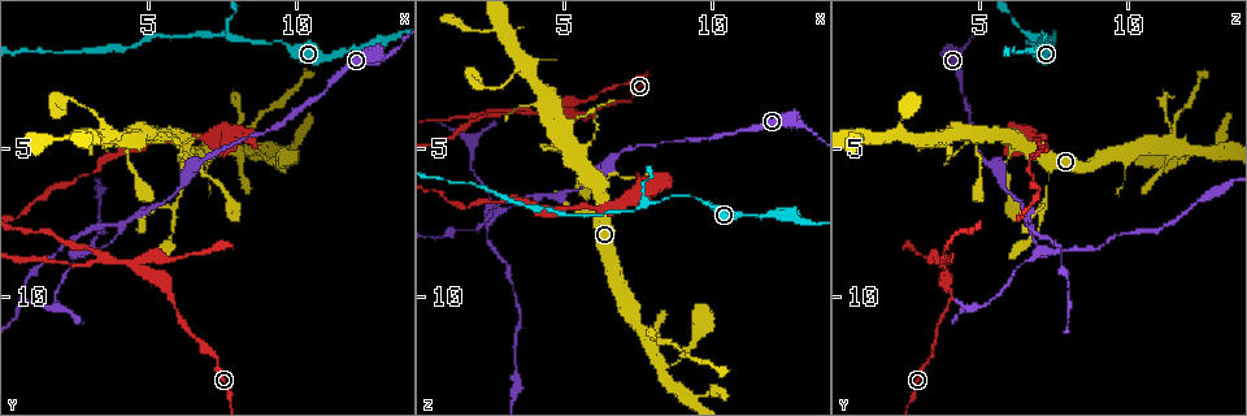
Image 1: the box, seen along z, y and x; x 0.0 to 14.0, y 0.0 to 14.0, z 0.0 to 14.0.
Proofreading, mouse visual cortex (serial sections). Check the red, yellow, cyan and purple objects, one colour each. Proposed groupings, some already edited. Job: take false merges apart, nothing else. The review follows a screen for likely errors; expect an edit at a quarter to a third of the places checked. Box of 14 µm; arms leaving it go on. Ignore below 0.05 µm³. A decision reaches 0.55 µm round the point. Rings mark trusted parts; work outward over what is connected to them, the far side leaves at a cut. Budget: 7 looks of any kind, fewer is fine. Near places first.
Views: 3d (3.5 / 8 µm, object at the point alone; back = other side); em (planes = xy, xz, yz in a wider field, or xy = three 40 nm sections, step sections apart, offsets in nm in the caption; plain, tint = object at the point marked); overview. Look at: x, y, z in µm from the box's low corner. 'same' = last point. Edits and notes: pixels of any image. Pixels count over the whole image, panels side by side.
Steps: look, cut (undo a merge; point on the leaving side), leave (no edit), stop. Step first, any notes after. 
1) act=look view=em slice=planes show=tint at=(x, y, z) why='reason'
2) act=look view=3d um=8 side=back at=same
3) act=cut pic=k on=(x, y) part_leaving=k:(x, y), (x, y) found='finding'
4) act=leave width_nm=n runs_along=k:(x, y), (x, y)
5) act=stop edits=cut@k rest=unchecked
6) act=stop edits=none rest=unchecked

act=look view=3d um=3.5 at=(9.5, 1.4, 6.8) why='calibre changes'

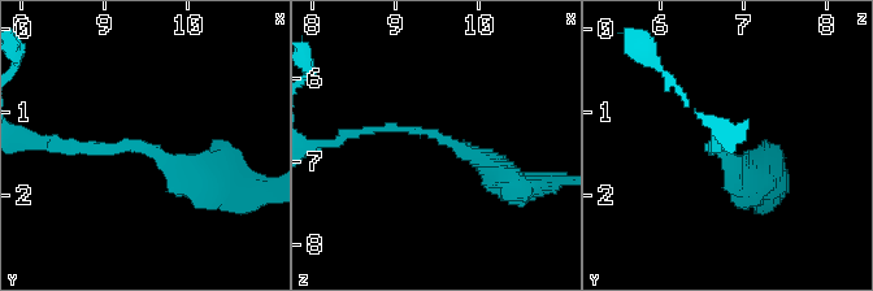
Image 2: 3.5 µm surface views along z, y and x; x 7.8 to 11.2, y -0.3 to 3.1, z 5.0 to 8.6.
act=leave runs_along=2:(511, 183), (422, 130), (359, 134) found='one cell here'

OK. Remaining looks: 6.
act=look view=3d um=3.5 at=(4.3, 7.4, 6.7) why='two arms in line, one across'

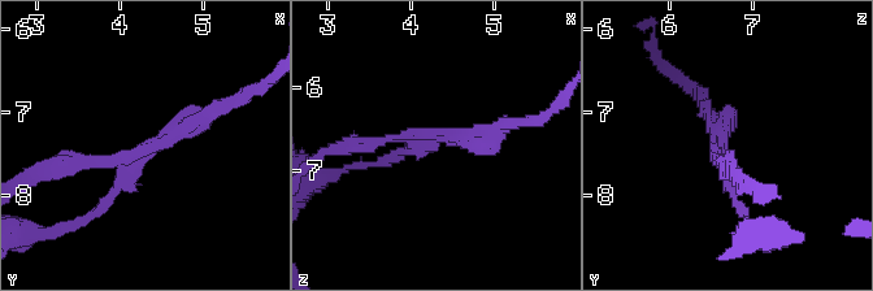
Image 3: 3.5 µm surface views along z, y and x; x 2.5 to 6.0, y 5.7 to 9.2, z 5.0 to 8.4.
act=look view=em slice=xy step=1 show=tint at=(4.35, 7.45, 6.60) arms=3 arm_widths_nm=150,150,250 why='now the EM'

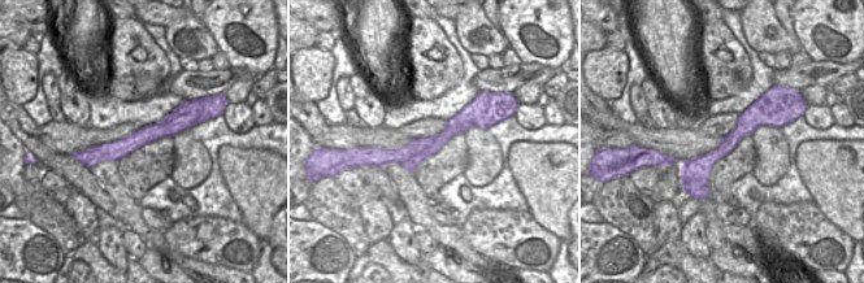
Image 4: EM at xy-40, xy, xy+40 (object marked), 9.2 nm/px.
act=look view=em slice=planes show=tint at=same

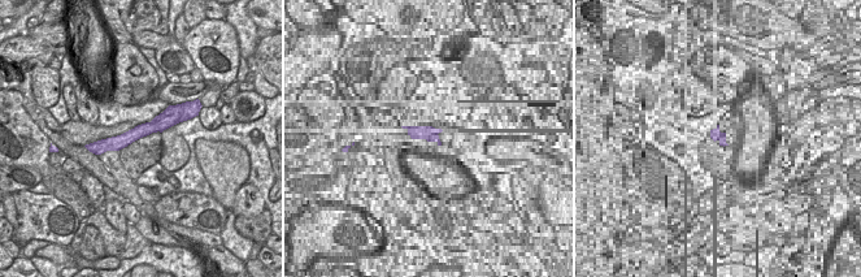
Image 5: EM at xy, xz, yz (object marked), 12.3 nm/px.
act=cut pic=3 on=(745, 226) part_leaving=3:(140, 159), (88, 218), (50, 230) found='a second cell is stuck on'

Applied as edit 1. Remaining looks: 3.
act=look view=3d um=8 side=back at=(7.9, 4.7, 11.4) why='arms run side by side'

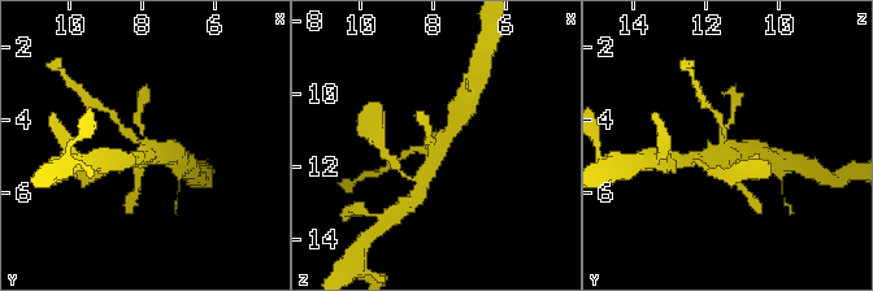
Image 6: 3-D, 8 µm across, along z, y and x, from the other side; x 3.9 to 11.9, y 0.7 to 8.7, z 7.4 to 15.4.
act=look view=3d um=3.5 at=(7.9, 4.7, 11.5)

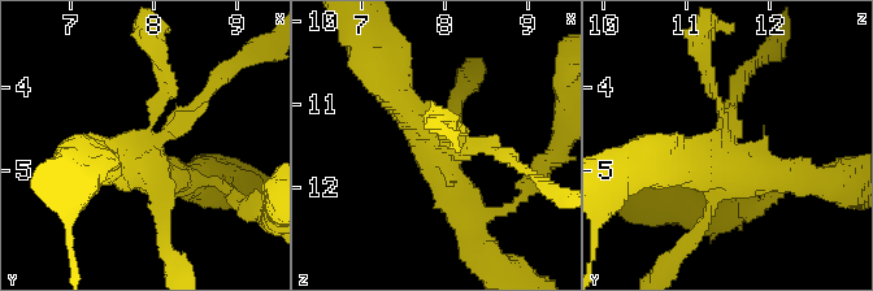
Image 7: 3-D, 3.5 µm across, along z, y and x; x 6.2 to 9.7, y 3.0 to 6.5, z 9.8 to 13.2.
act=look view=em slice=planes show=tint at=(7.95, 4.75, 11.50) why='now the EM'

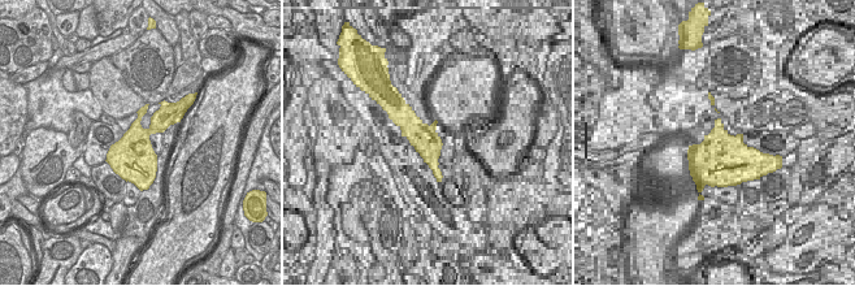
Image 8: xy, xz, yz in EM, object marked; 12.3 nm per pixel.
act=leave runs_along=7:(383, 78), (431, 138), (468, 221) found='continuous, no second cell'

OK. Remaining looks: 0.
act=stop edits=cut@3 rest=unchecked

